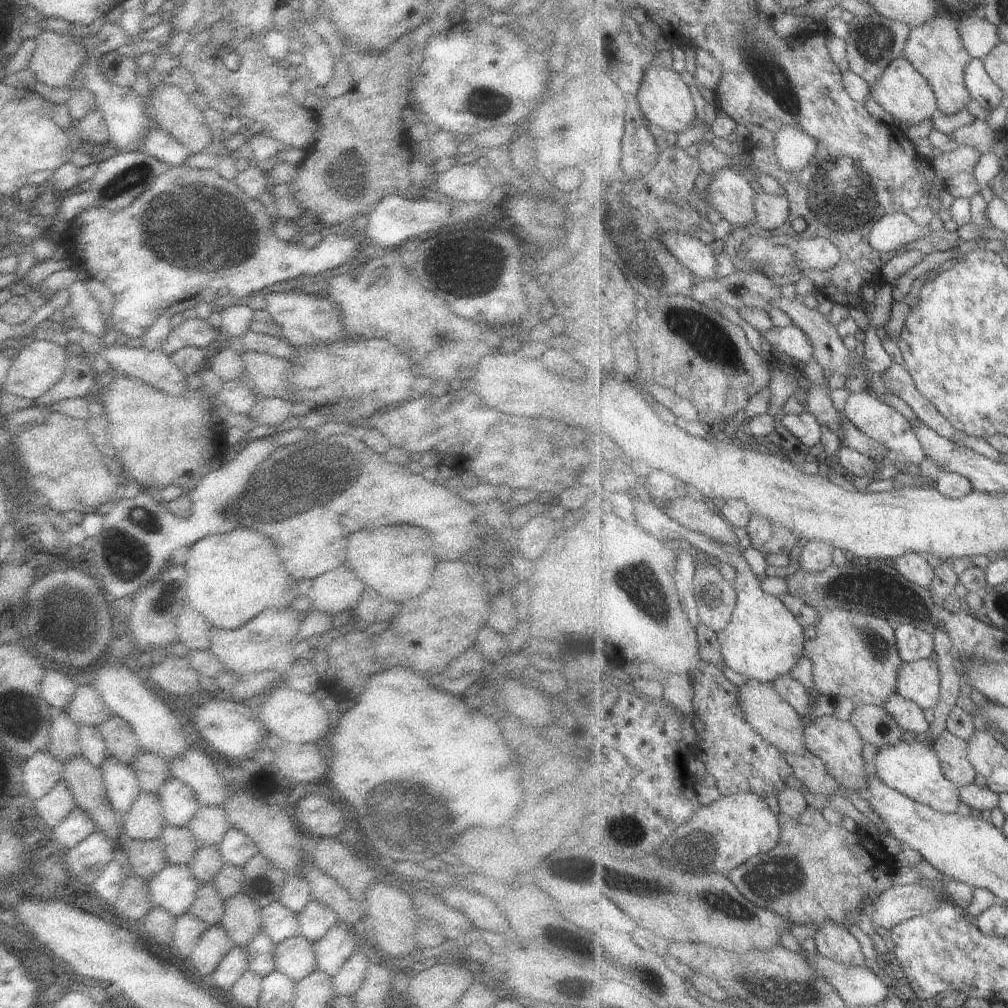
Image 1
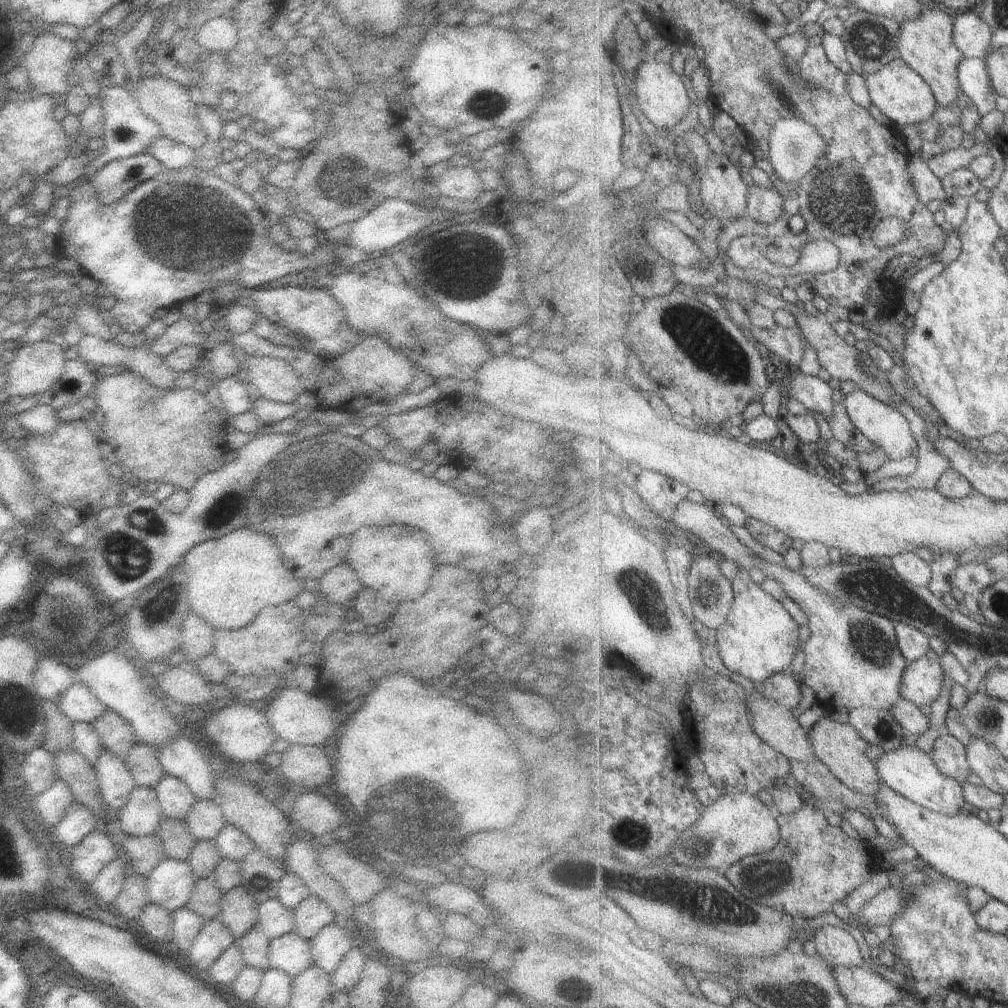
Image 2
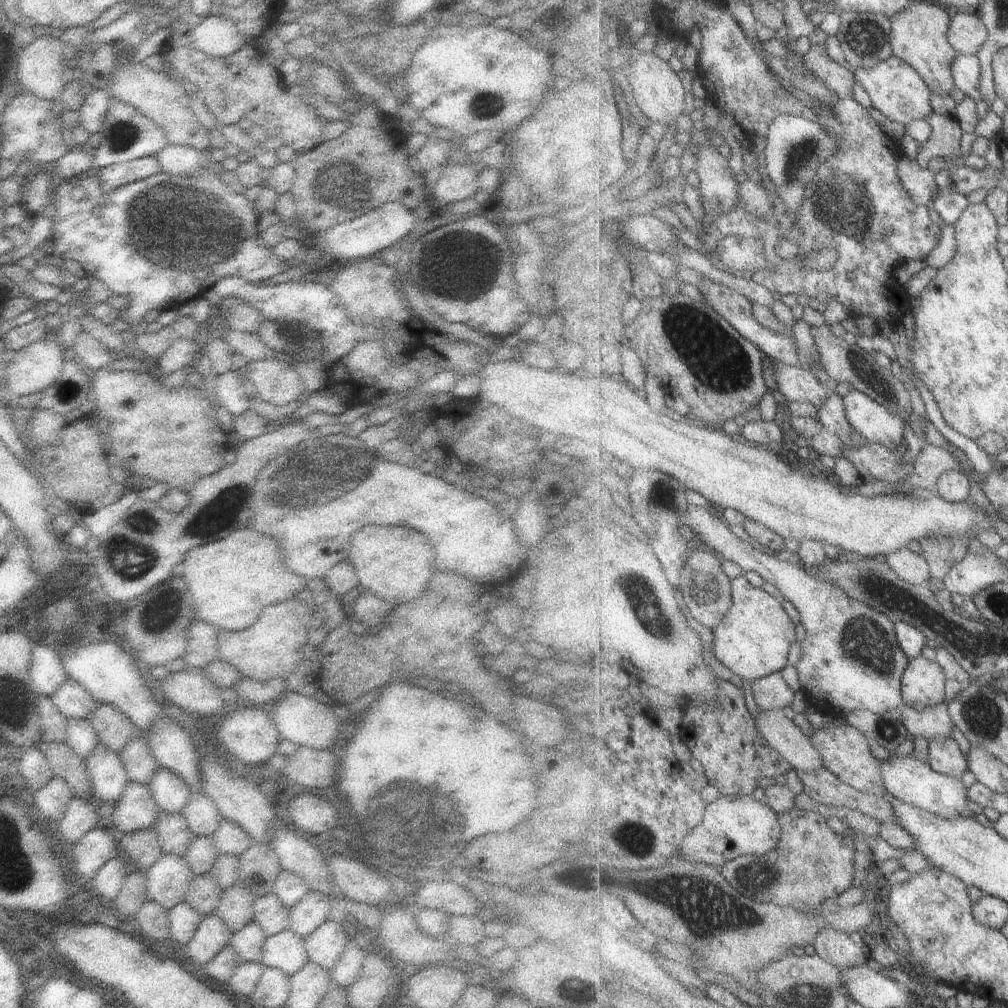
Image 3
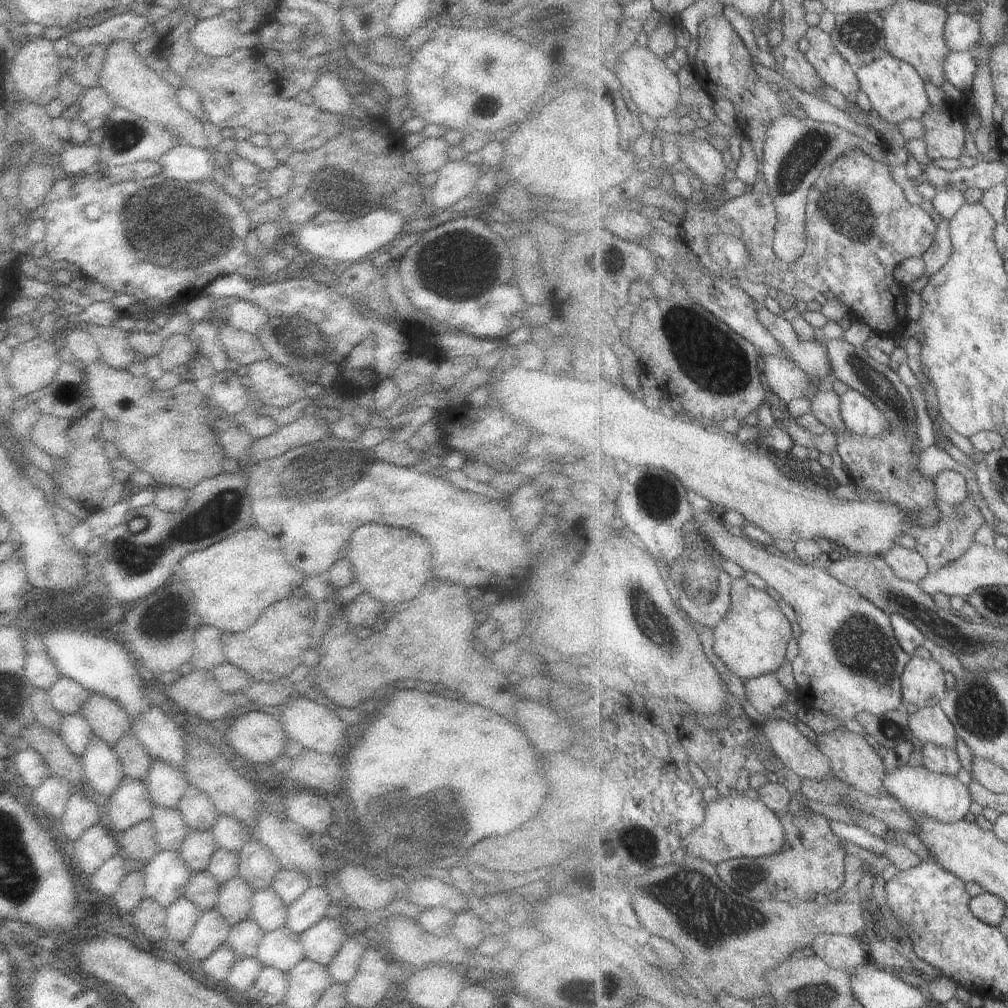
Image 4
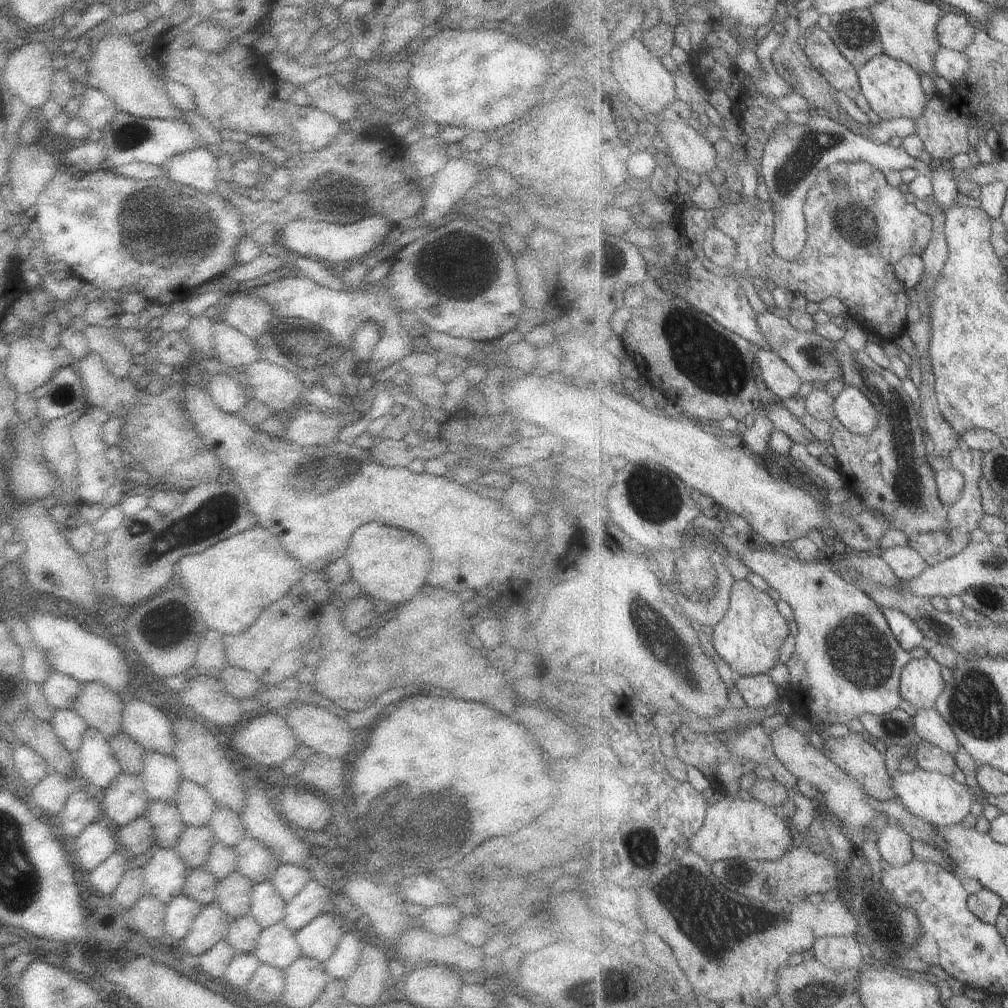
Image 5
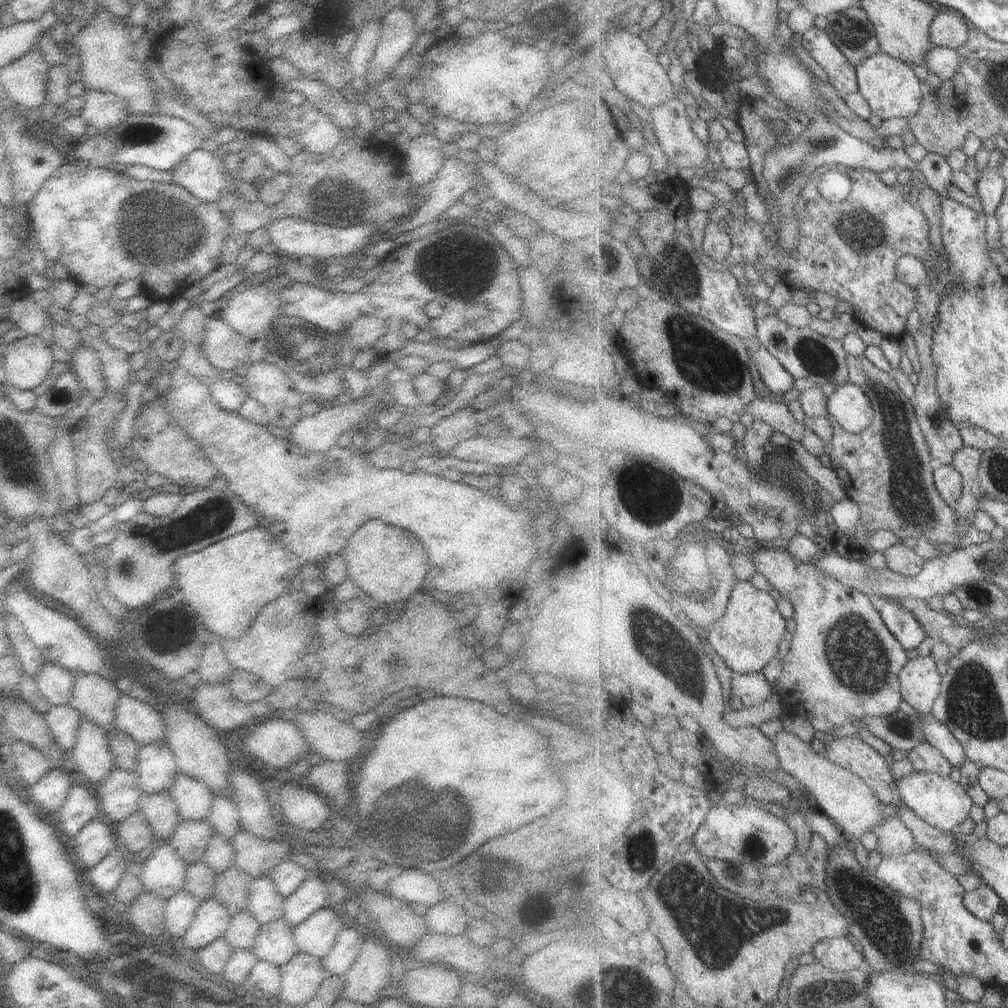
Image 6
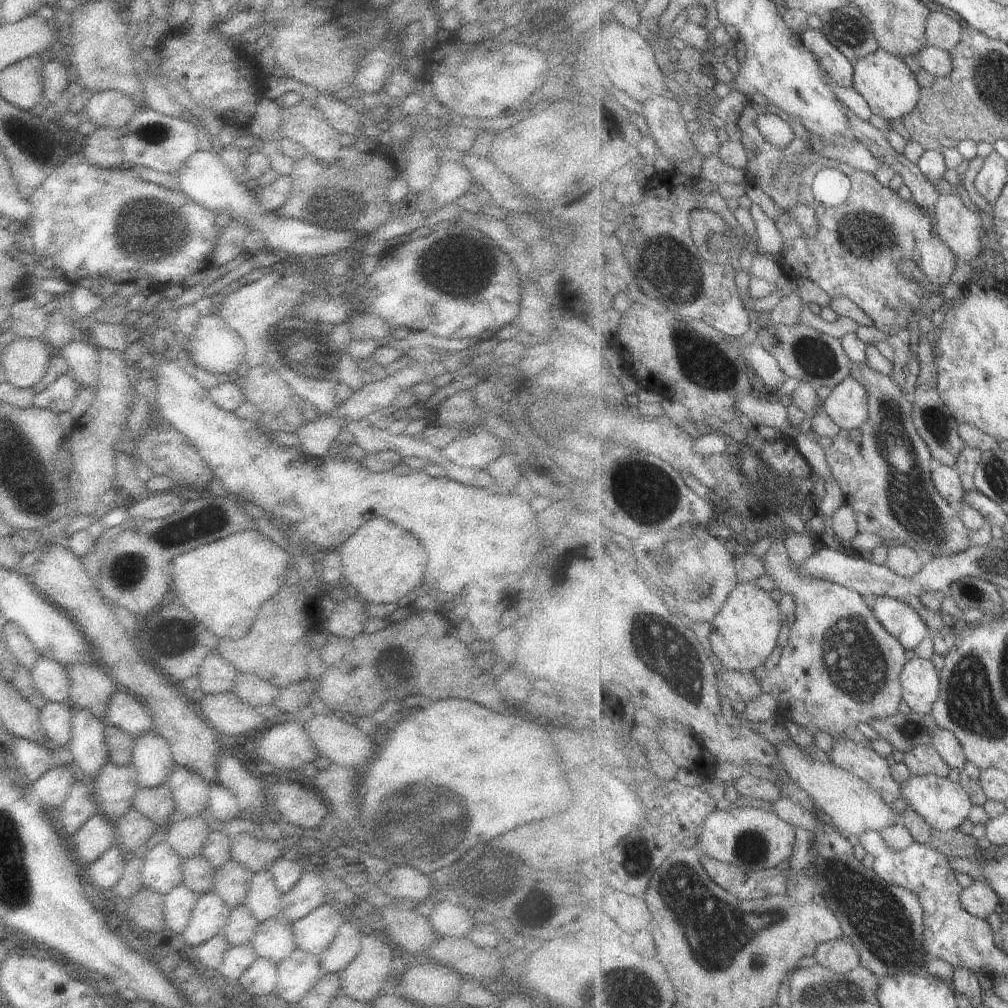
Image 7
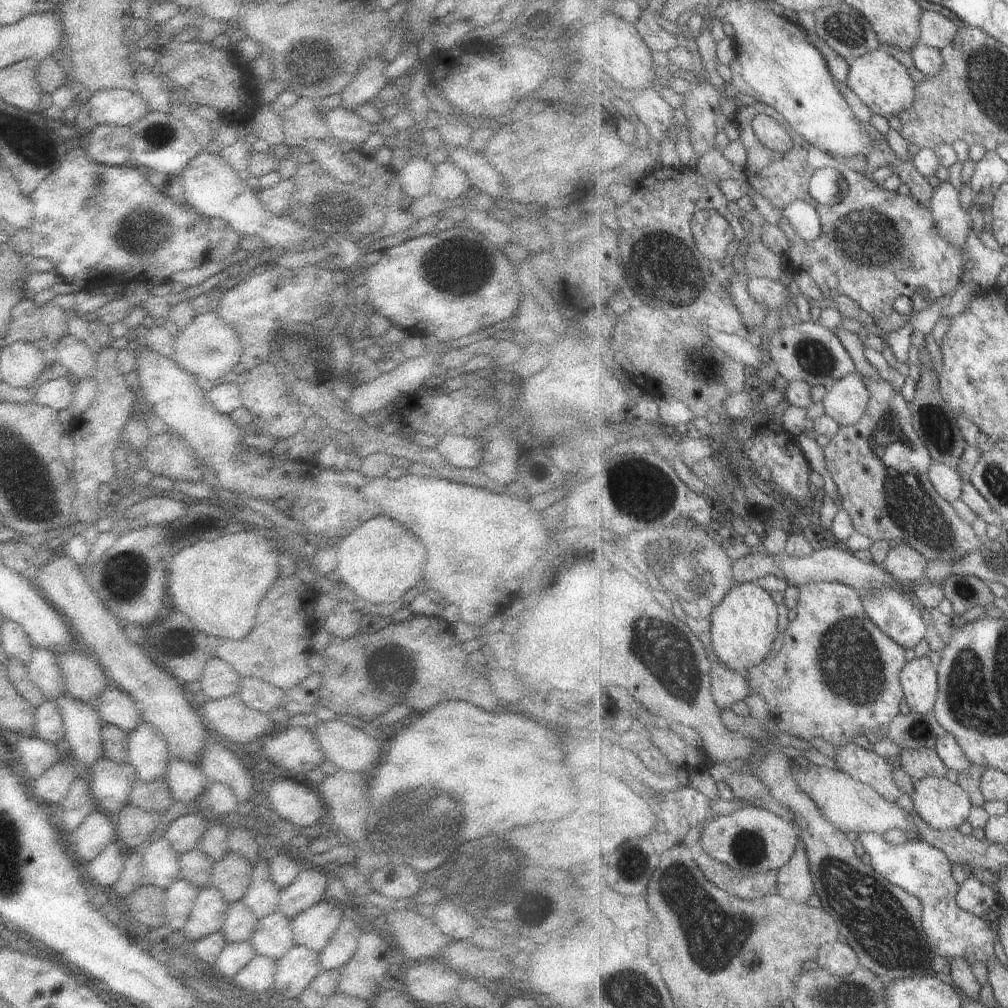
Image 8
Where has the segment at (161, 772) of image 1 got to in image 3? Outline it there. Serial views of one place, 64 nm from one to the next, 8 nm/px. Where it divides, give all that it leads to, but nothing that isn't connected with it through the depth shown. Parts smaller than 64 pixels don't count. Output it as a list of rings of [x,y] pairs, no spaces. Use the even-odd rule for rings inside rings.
[[[135,736],[124,746],[124,749],[118,754],[120,761],[123,763],[127,774],[131,781],[141,783],[142,785],[149,786],[152,781],[155,771],[160,767],[160,764],[155,760],[150,746],[146,743],[146,740],[141,736]]]

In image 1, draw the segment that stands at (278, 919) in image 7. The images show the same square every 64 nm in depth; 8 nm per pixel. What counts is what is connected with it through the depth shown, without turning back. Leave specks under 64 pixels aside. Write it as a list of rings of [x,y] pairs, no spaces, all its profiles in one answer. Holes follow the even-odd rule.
[[[293,936],[291,940],[281,940],[275,946],[275,964],[293,982],[301,980],[303,976],[315,970],[315,952],[313,944],[307,942],[303,936]]]

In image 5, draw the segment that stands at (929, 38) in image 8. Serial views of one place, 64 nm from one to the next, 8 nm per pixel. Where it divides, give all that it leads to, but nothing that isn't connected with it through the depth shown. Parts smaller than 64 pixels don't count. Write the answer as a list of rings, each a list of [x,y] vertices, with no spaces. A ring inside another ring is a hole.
[[[947,13],[938,24],[938,37],[943,47],[964,51],[973,42],[977,29],[967,16]]]

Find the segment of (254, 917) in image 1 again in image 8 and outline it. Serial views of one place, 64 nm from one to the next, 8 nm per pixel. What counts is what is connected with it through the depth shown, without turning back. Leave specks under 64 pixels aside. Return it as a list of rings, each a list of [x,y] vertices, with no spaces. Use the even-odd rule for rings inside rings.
[[[231,851],[220,861],[212,863],[211,885],[219,889],[227,904],[242,900],[251,877],[252,866]]]

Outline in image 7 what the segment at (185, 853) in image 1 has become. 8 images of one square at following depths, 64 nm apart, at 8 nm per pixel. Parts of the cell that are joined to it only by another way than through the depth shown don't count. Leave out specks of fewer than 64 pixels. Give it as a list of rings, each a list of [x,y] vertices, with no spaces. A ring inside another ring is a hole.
[[[167,784],[161,787],[137,787],[132,804],[143,816],[146,816],[154,826],[167,825],[169,816],[175,814],[175,803]]]

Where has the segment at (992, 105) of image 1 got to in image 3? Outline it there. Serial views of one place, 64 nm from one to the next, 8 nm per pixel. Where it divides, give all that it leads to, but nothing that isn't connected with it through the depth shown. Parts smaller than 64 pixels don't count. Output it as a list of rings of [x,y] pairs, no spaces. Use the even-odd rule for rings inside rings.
[[[959,53],[952,65],[954,81],[959,90],[966,96],[977,101],[977,112],[980,120],[991,111],[991,105],[984,99],[983,93],[979,90],[982,68],[977,55],[964,55]]]

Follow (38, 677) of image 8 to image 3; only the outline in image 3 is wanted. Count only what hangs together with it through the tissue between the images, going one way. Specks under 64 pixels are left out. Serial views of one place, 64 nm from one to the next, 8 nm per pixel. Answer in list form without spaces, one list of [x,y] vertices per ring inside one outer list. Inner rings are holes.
[[[71,678],[60,684],[49,698],[67,719],[87,719],[98,706],[92,694]]]

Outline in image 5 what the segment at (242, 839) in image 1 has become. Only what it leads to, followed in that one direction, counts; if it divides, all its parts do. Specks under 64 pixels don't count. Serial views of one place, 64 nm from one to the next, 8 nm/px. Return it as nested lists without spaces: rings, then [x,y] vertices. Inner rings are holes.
[[[215,805],[210,818],[214,840],[222,842],[225,846],[233,847],[246,836],[246,830],[241,817],[232,810]]]

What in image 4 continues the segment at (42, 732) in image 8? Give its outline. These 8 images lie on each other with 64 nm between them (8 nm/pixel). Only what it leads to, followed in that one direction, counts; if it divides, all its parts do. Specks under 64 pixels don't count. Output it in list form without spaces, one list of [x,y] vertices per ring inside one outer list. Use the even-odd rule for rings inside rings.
[[[60,714],[60,737],[75,756],[81,757],[94,734],[83,715]]]

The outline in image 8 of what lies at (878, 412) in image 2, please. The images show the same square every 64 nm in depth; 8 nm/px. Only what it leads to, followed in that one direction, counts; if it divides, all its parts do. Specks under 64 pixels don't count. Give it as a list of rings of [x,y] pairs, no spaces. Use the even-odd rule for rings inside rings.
[[[852,371],[827,390],[822,400],[825,414],[832,416],[841,427],[857,424],[866,415],[870,394],[862,374]]]

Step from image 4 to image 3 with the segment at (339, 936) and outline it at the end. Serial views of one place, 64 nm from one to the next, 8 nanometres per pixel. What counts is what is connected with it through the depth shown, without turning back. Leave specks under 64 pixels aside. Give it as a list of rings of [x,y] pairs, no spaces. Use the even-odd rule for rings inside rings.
[[[337,917],[325,921],[311,936],[305,938],[305,948],[309,954],[309,960],[319,964],[329,972],[333,964],[339,960],[341,952],[346,947],[349,937],[345,934],[344,917]]]

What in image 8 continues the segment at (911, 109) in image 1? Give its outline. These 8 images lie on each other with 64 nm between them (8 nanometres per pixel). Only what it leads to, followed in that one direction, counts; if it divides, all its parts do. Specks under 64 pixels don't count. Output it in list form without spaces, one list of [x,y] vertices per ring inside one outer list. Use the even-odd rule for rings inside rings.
[[[881,46],[879,49],[855,59],[855,62],[850,64],[845,86],[859,96],[874,114],[888,117],[909,111],[914,106],[916,84],[905,65],[899,62],[895,56],[891,56],[885,46]]]

